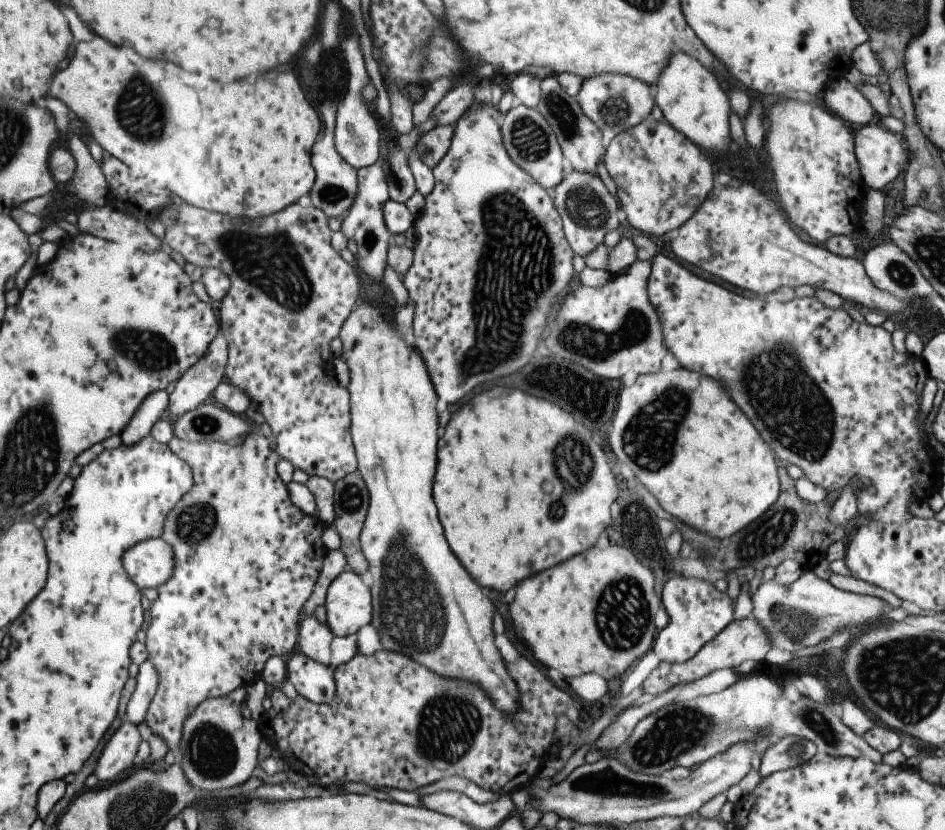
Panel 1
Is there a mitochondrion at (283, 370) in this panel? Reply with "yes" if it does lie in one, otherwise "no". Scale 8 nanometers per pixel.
no

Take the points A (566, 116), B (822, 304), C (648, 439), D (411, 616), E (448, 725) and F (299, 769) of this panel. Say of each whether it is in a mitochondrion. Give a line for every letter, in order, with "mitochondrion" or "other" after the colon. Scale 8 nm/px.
A: mitochondrion
B: other
C: mitochondrion
D: mitochondrion
E: mitochondrion
F: other

